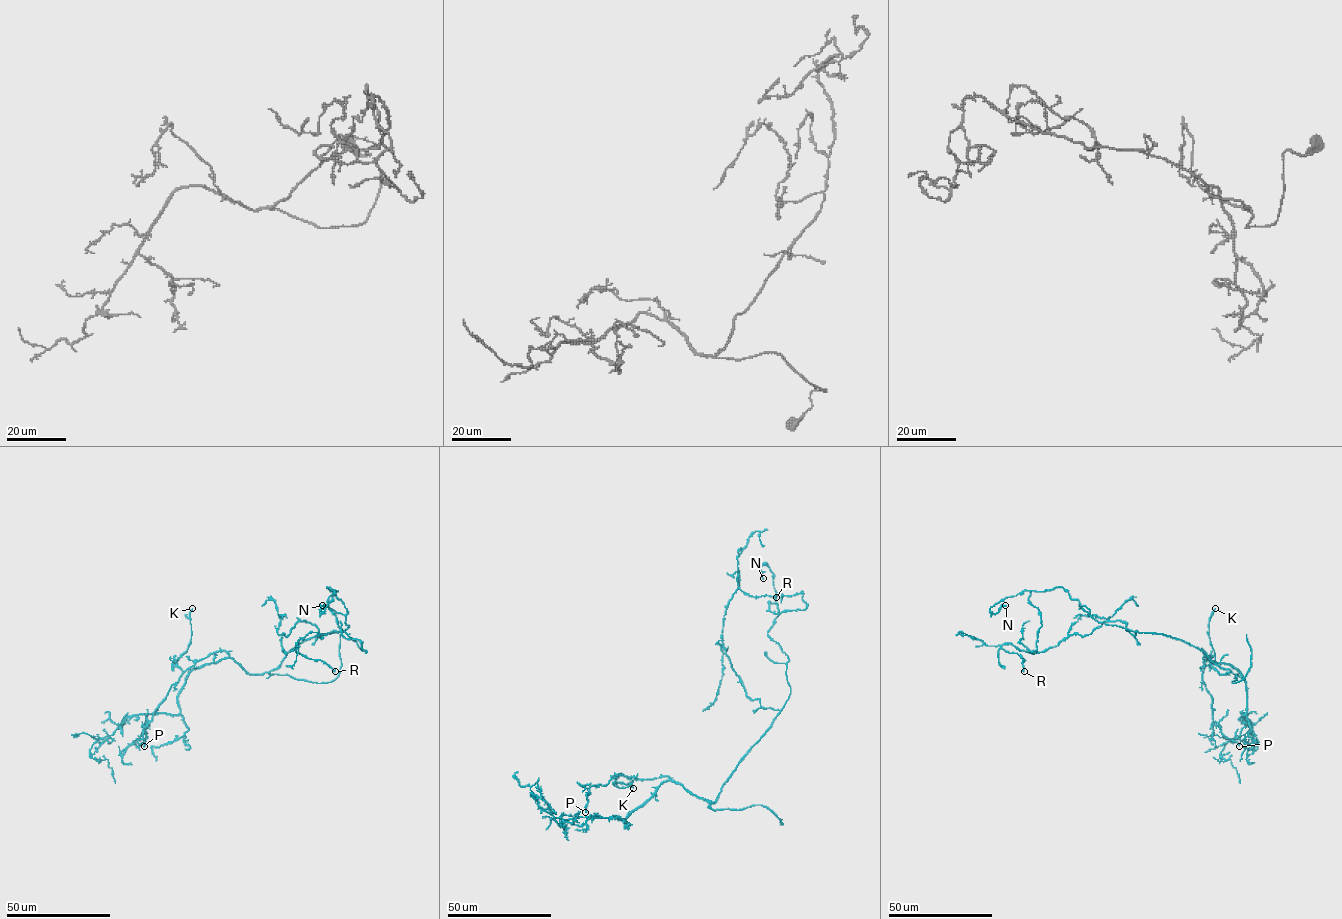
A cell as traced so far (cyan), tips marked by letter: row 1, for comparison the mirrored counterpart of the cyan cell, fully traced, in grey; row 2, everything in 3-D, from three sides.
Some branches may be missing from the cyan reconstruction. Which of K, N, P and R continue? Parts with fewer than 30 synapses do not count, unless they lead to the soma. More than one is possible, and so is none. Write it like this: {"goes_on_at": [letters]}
{"goes_on_at": []}

